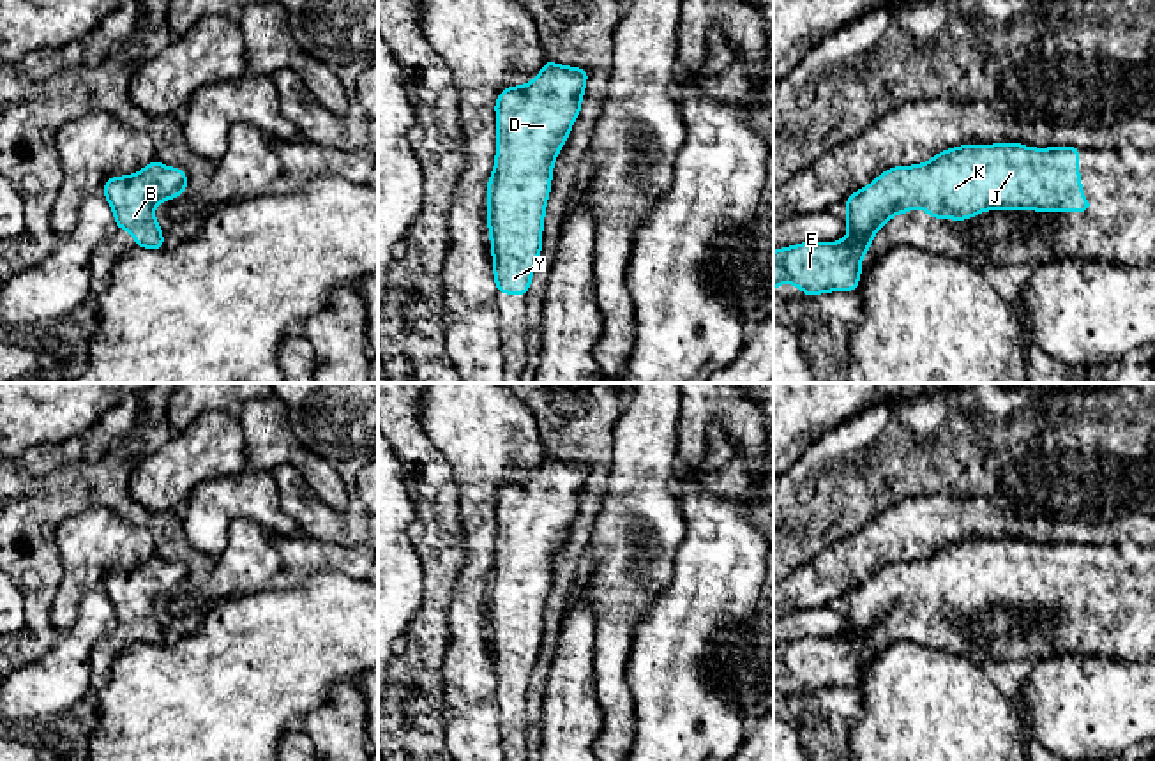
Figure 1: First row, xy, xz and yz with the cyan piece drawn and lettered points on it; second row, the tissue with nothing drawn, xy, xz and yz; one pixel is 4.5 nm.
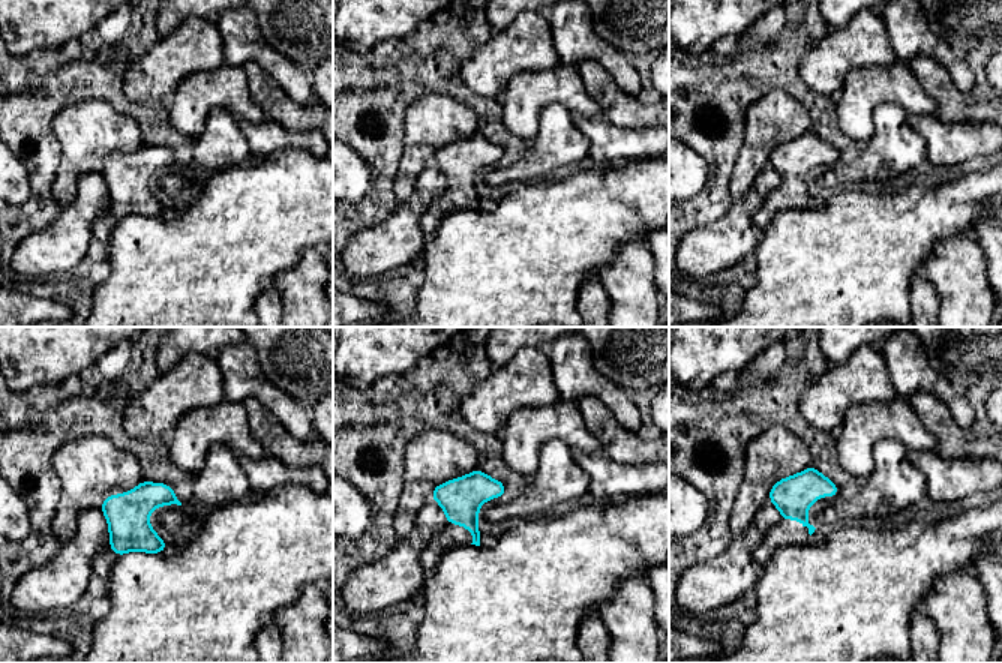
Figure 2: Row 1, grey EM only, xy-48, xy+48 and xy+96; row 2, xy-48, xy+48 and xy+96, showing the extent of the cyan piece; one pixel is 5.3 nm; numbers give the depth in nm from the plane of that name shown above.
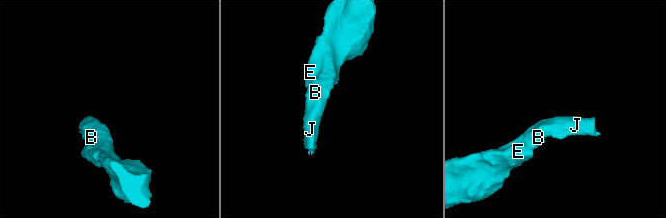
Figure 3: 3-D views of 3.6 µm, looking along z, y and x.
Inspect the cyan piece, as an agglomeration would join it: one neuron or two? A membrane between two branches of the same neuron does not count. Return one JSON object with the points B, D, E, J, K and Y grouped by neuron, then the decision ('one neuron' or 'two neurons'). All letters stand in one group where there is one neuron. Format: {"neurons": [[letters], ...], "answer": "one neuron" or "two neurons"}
{"neurons": [["B", "D", "E", "J", "K", "Y"]], "answer": "one neuron"}

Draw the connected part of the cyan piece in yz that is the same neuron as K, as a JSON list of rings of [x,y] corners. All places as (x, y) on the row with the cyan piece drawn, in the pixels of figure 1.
[[[1019,143],[962,145],[936,154],[918,166],[895,166],[883,171],[872,184],[844,200],[848,207],[848,237],[839,242],[804,242],[774,252],[774,290],[793,283],[807,297],[825,291],[858,290],[862,256],[871,249],[874,233],[897,215],[915,207],[932,219],[970,219],[984,210],[1060,210],[1086,212],[1095,207],[1083,198],[1079,180],[1081,147],[1030,148]]]

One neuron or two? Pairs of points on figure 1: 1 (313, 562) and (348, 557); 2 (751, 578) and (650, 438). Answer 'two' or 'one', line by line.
1: one
2: two

